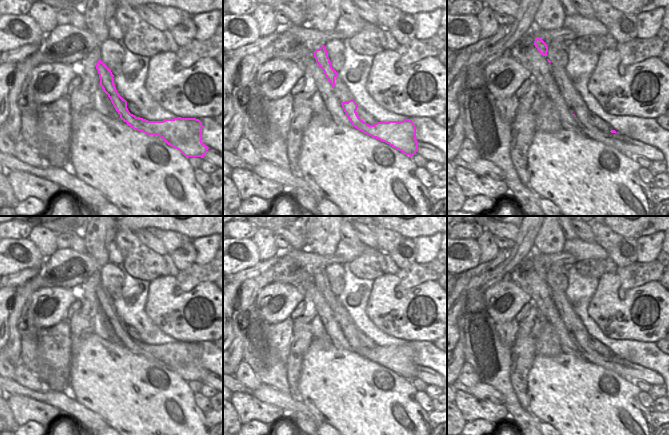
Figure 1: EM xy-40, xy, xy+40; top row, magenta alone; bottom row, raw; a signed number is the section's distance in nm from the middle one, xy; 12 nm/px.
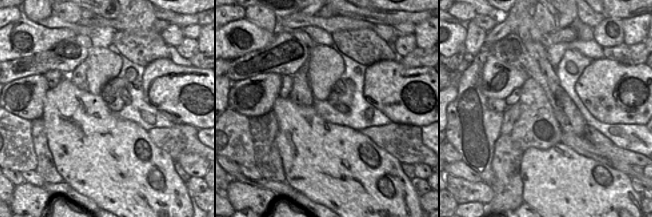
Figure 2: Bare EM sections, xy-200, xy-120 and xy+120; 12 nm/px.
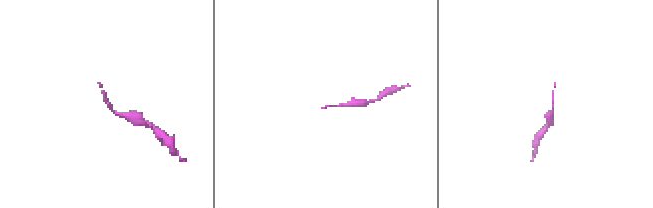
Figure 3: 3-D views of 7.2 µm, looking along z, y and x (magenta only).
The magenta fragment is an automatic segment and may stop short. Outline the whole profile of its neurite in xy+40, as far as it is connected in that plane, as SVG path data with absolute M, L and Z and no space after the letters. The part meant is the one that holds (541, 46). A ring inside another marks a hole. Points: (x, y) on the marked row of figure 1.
M540 37L535 38L534 45L540 54L542 54L545 57L547 56L548 52L547 44Z

